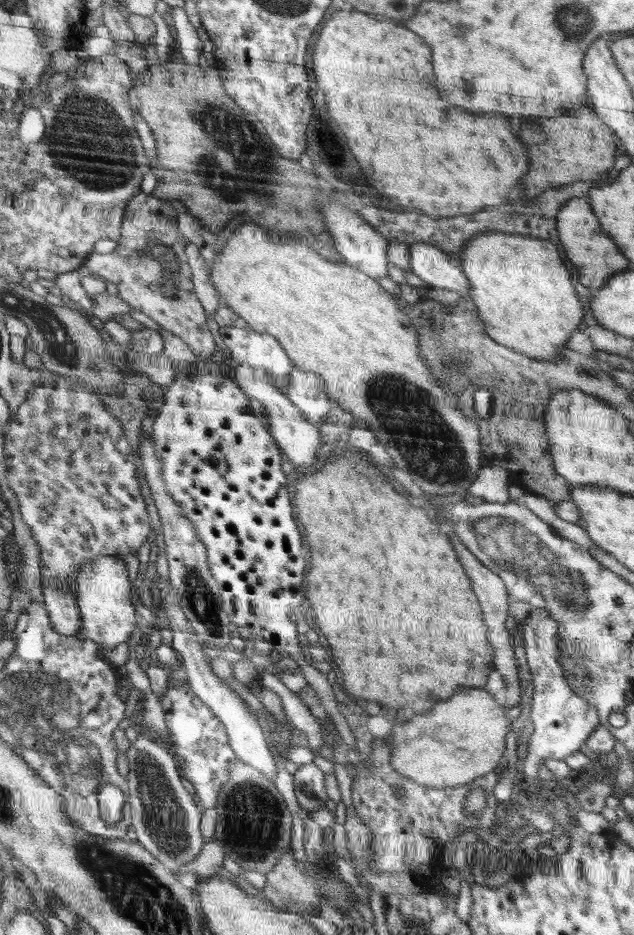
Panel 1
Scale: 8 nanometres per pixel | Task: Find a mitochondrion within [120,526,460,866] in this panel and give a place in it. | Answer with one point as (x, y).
(165, 821)

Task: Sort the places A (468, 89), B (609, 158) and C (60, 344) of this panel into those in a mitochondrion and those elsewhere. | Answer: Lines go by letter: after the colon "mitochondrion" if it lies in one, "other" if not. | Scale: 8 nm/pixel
A: other
B: other
C: mitochondrion

